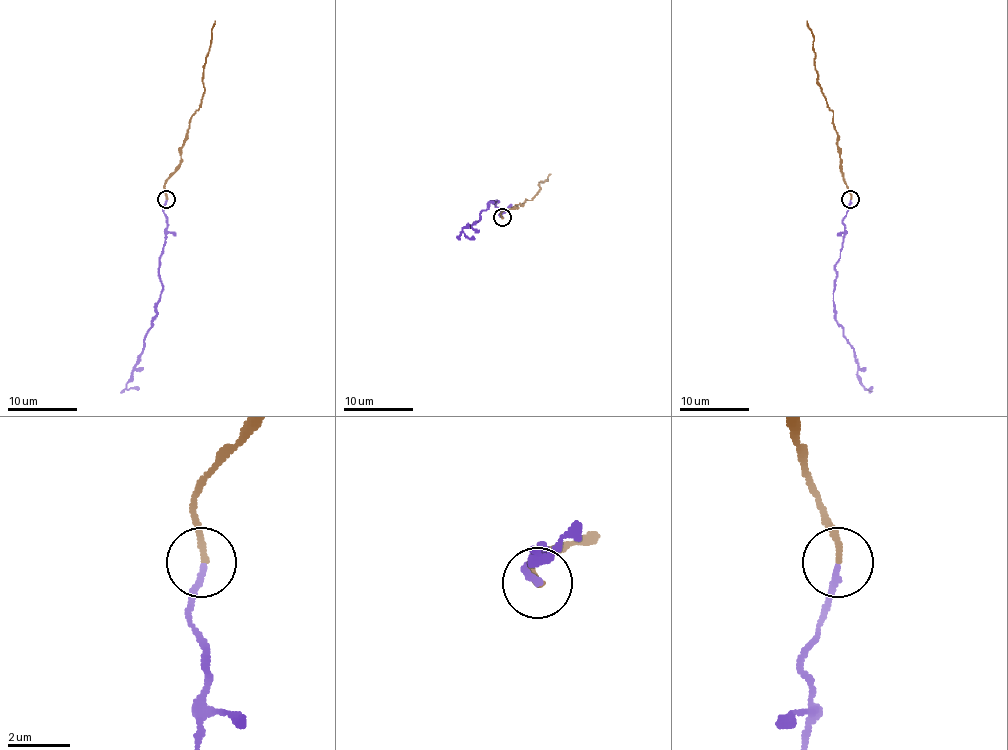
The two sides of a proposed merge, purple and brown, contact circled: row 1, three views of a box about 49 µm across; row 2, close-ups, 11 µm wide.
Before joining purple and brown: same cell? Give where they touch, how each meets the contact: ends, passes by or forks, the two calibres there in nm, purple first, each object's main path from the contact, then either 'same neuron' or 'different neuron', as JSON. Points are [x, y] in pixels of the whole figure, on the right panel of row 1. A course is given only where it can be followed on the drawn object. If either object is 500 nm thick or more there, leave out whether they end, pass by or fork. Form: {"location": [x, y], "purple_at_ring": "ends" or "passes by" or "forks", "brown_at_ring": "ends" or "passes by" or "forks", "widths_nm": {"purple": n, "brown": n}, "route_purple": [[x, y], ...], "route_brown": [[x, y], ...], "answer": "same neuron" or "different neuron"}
{"location": [850, 199], "purple_at_ring": "ends", "brown_at_ring": "ends", "widths_nm": {"purple": 190, "brown": 180}, "route_purple": [[850, 198], [843, 219], [845, 237], [834, 268], [834, 319], [853, 350], [857, 378], [869, 390]], "route_brown": [[850, 198], [840, 162], [838, 134], [822, 92], [815, 65], [813, 34], [806, 20]], "answer": "different neuron"}

